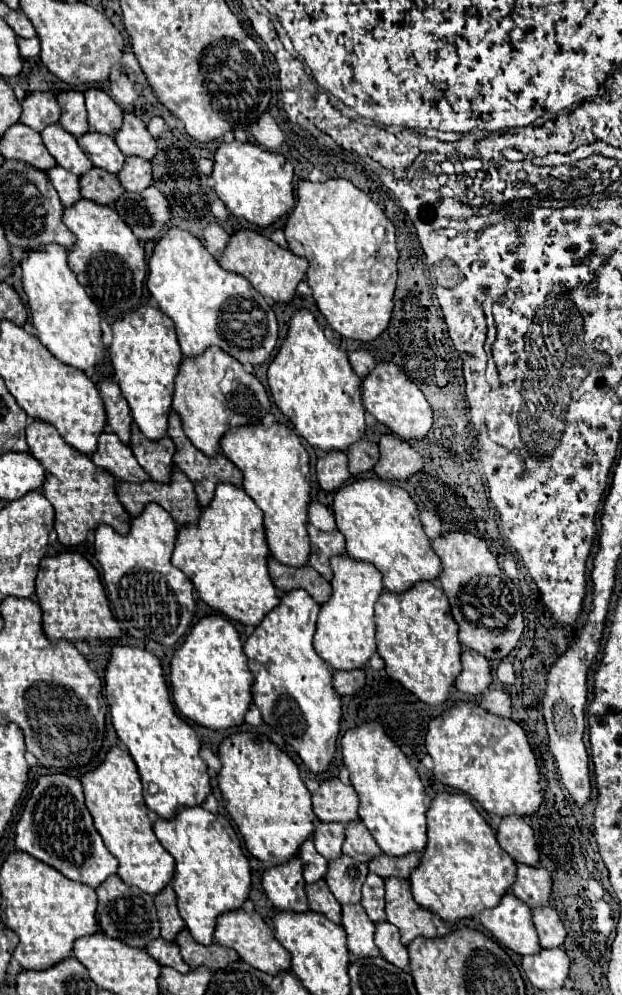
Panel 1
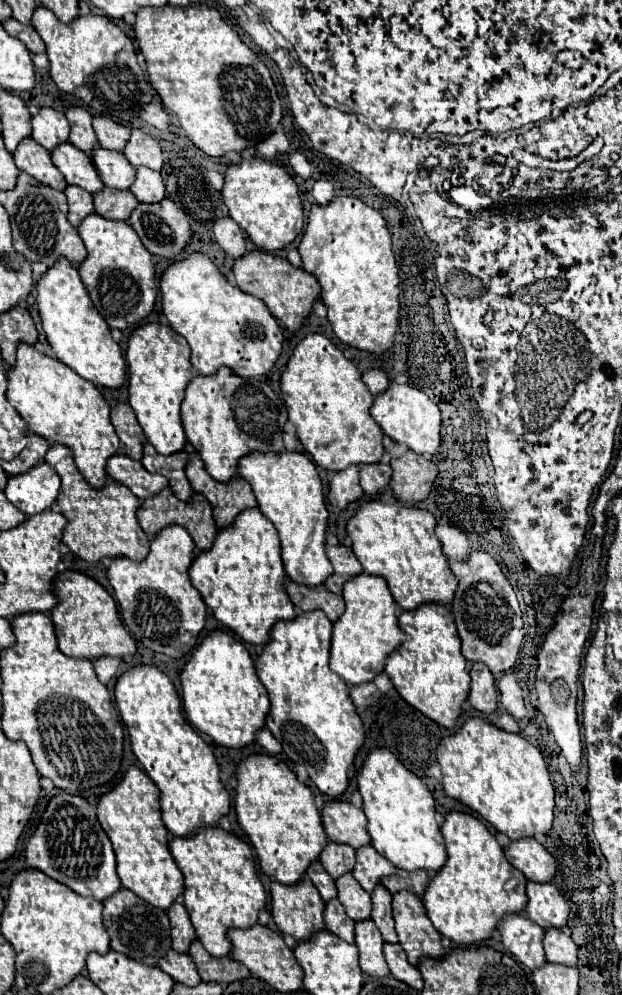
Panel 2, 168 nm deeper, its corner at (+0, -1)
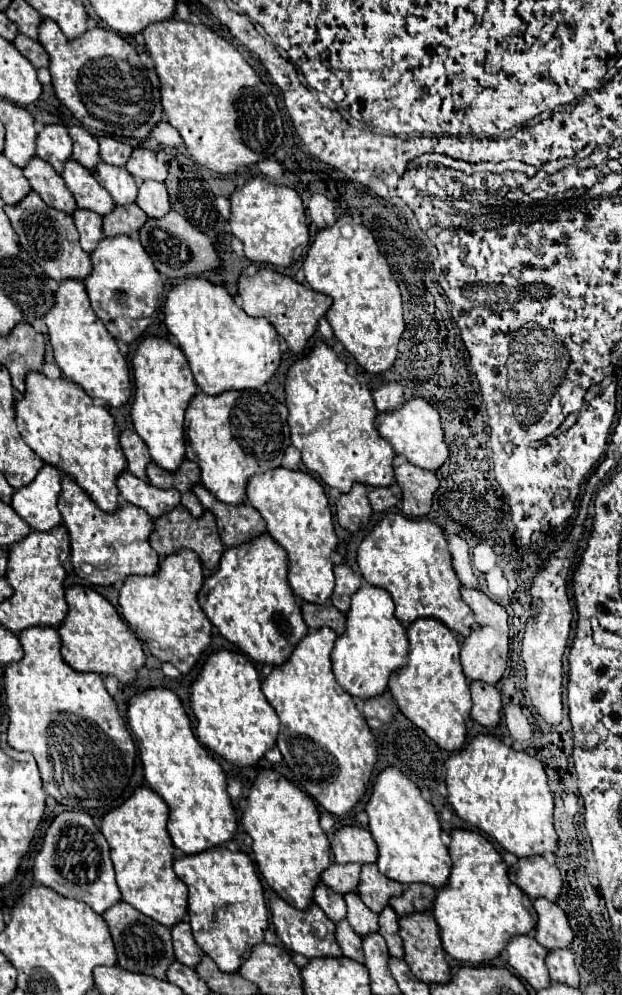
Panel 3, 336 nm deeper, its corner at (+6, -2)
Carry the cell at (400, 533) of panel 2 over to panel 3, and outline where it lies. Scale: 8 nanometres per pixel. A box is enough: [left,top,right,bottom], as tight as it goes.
[358,511,474,637]

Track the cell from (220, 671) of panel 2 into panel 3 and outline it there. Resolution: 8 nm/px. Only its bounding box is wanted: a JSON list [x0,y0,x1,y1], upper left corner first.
[190,649,280,767]

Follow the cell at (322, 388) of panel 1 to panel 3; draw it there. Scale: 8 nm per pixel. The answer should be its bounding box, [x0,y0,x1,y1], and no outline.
[286,341,394,491]

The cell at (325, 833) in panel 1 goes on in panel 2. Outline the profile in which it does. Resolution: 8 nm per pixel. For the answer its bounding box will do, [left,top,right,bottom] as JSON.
[320,844,356,880]

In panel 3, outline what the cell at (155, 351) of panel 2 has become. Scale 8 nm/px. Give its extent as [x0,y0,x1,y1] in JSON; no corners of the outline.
[132,335,198,471]

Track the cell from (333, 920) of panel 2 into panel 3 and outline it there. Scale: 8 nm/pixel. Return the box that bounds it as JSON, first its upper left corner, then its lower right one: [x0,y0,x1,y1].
[336,919,362,963]

